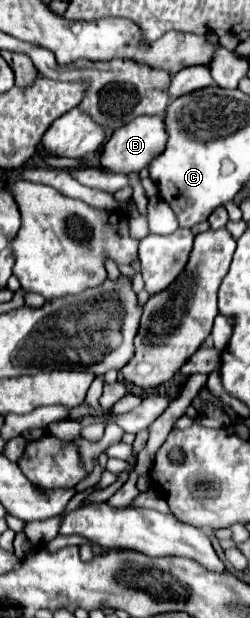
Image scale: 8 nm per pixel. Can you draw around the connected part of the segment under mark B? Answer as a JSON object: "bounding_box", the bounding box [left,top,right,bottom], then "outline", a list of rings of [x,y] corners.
{"bounding_box":[100,113,168,173],"outline":[[[164,113],[160,117],[136,117],[128,125],[120,127],[114,131],[110,141],[106,141],[104,151],[100,155],[100,165],[108,171],[116,173],[130,173],[130,171],[140,171],[142,167],[148,167],[148,163],[158,157],[168,141],[166,125],[164,125]]]}

